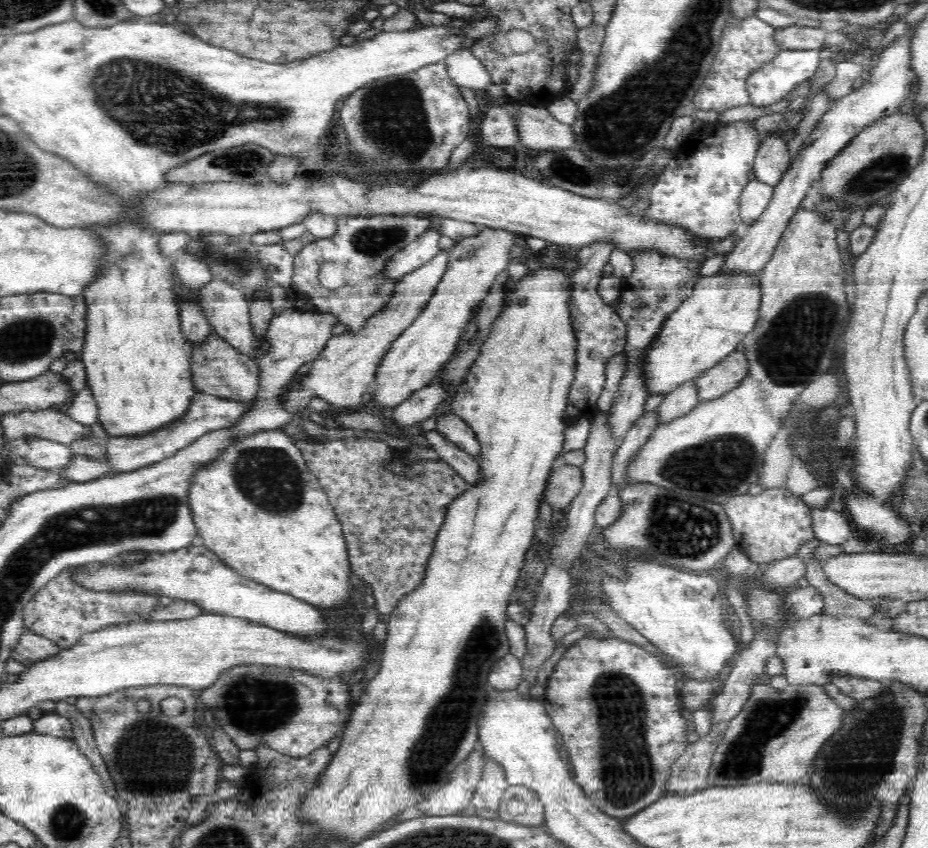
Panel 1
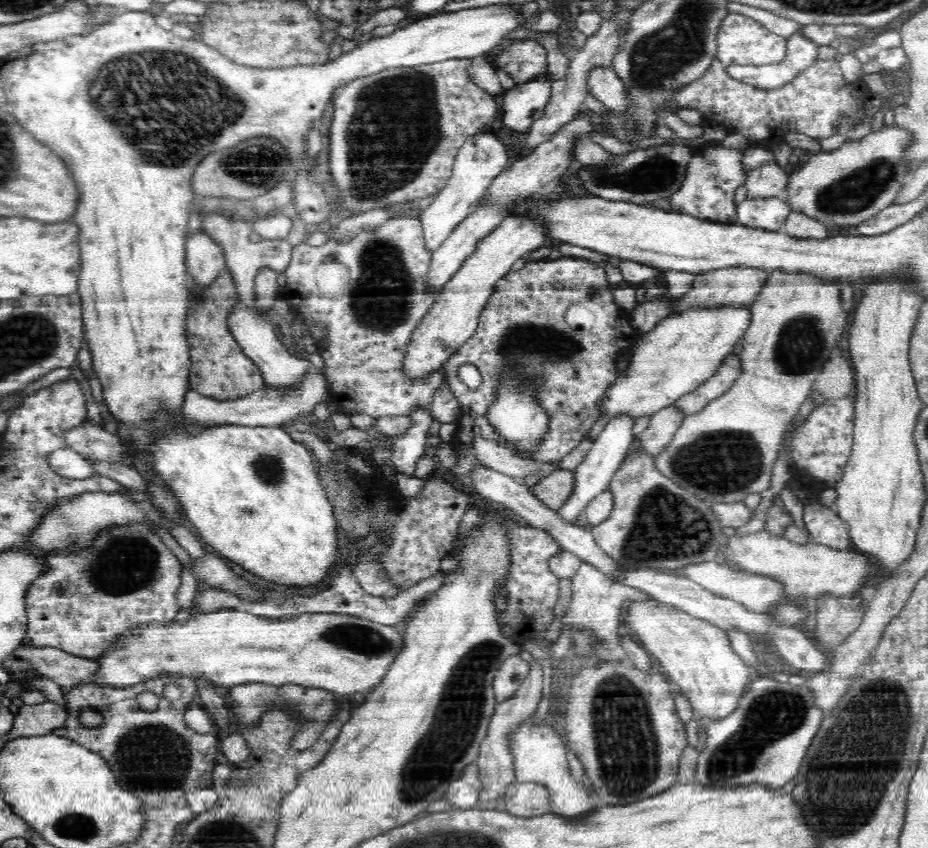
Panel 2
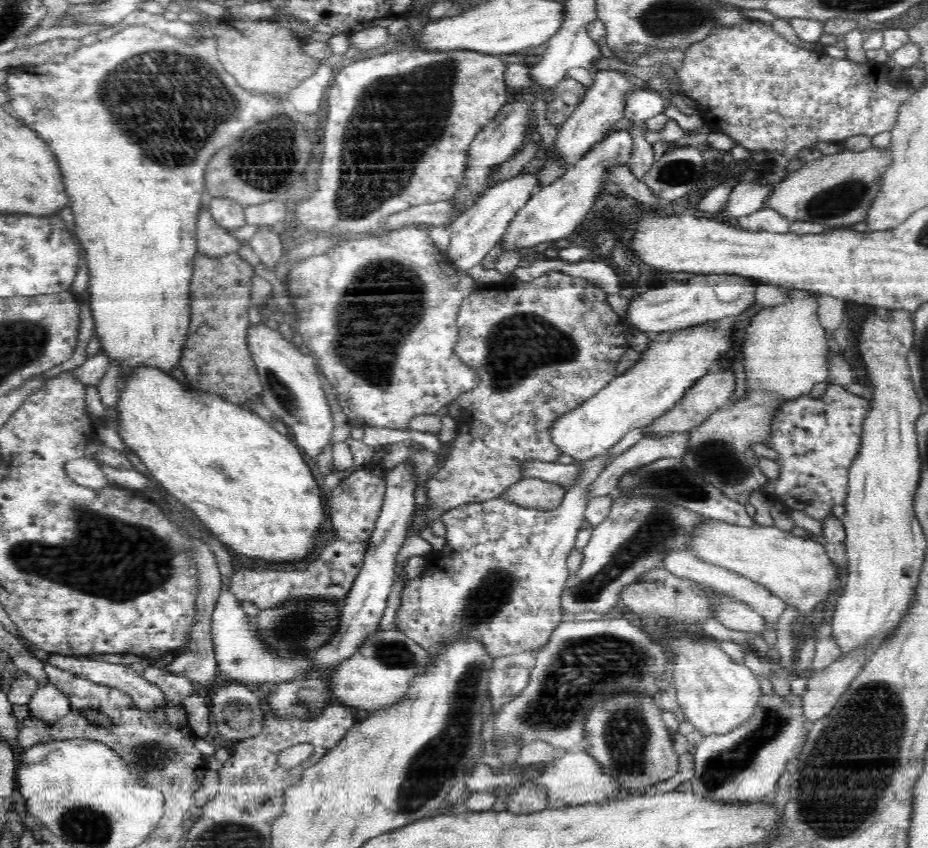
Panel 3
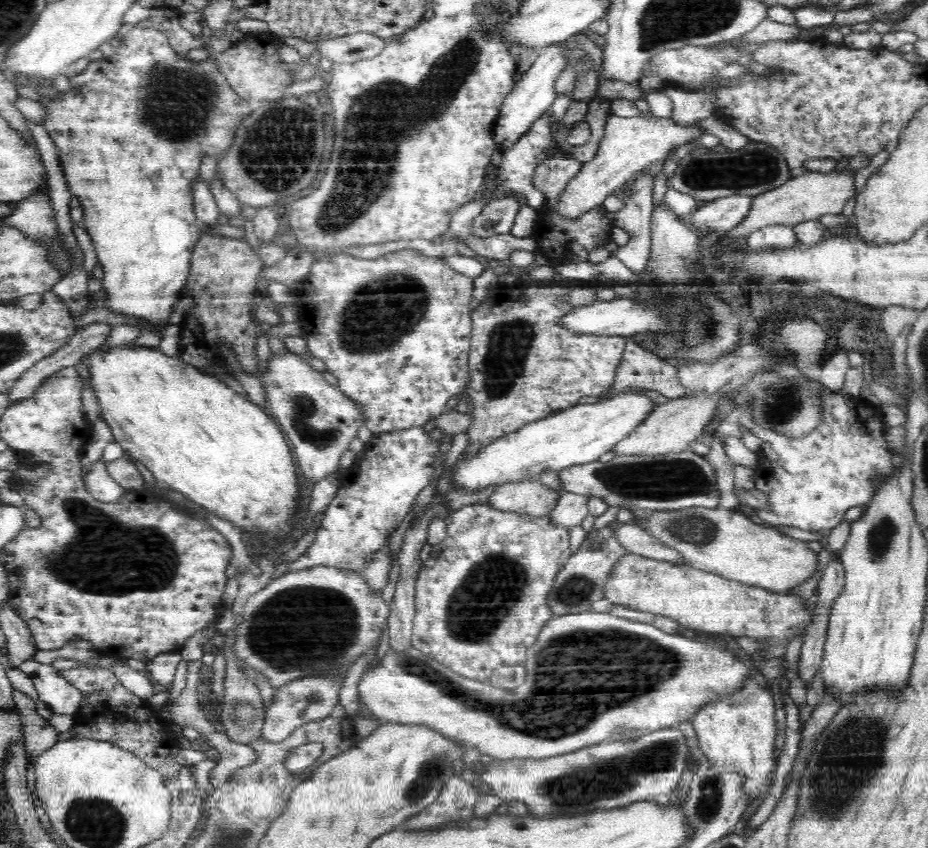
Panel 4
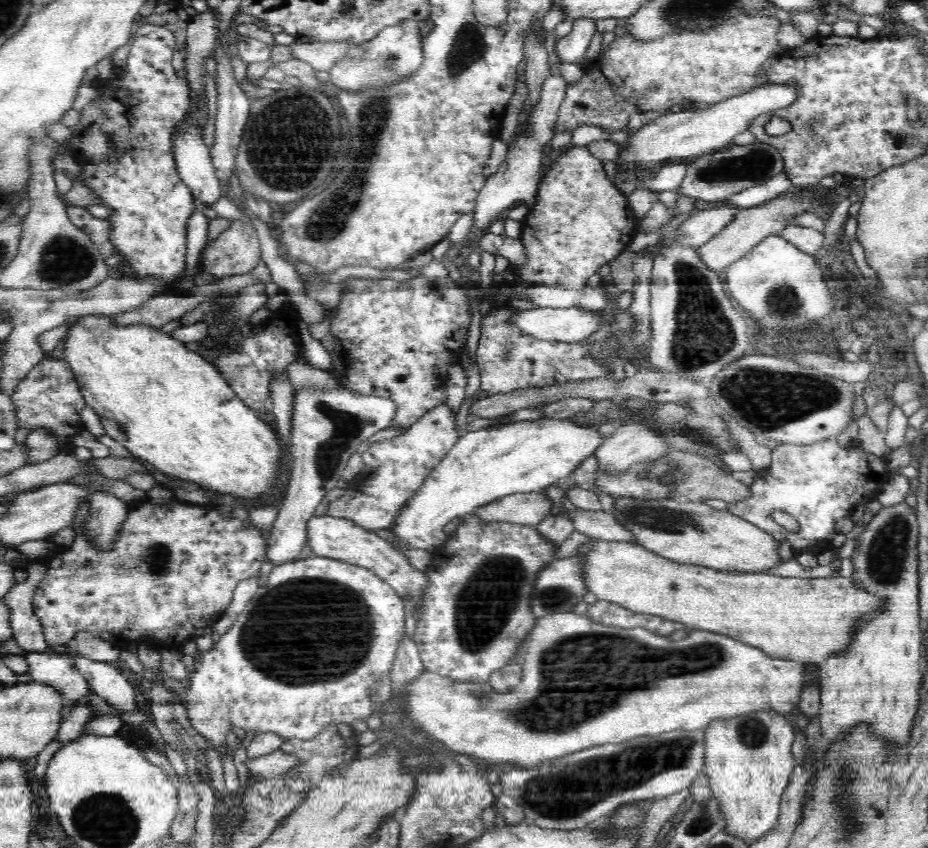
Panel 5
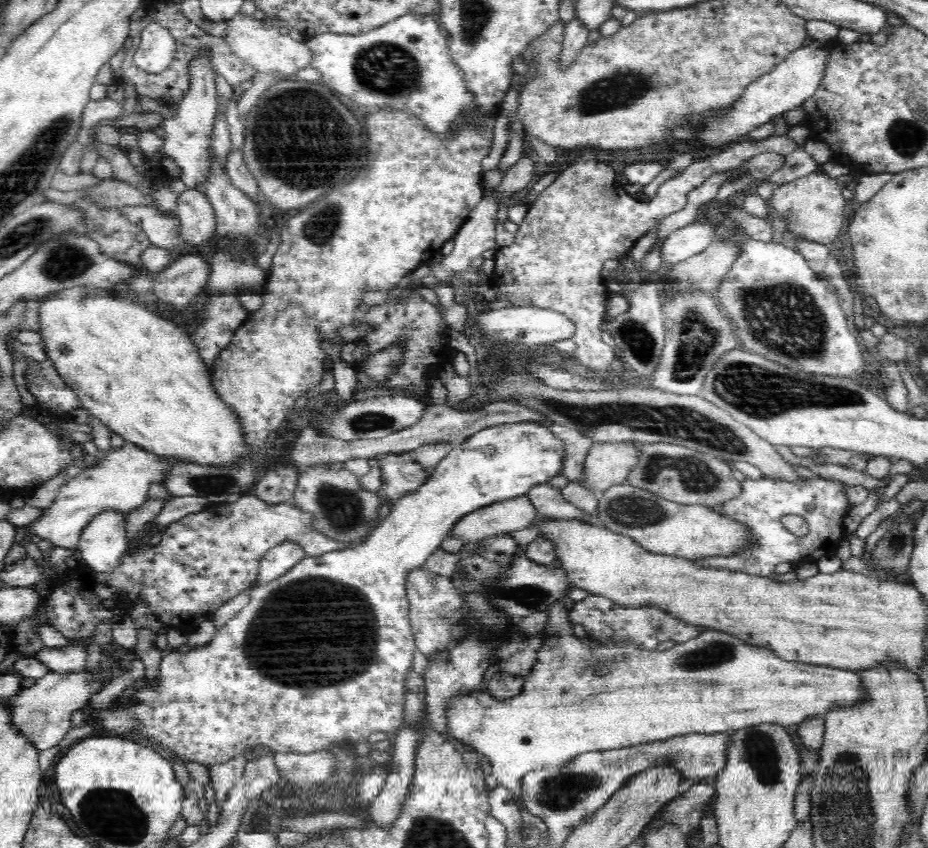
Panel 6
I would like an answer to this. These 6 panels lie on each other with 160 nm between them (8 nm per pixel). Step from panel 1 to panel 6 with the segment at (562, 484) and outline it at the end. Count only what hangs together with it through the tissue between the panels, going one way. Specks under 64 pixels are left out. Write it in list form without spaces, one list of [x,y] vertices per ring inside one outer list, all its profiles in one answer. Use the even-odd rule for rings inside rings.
[[[525,495],[489,504],[477,511],[463,516],[449,530],[464,542],[478,543],[488,536],[511,533],[514,530],[528,528],[537,516],[537,509]]]

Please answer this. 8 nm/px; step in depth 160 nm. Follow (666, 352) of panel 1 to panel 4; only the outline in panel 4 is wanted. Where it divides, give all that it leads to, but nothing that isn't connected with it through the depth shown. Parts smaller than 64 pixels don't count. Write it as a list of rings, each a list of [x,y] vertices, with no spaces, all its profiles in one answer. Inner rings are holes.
[[[616,394],[602,402],[576,404],[527,424],[522,432],[516,431],[514,436],[506,436],[506,440],[498,440],[498,444],[486,448],[478,460],[462,464],[458,480],[470,484],[470,488],[482,488],[482,484],[494,484],[494,480],[498,480],[499,487],[510,482],[538,480],[539,475],[548,470],[555,475],[562,468],[596,461],[640,426],[652,414],[652,408],[652,400],[638,394]]]

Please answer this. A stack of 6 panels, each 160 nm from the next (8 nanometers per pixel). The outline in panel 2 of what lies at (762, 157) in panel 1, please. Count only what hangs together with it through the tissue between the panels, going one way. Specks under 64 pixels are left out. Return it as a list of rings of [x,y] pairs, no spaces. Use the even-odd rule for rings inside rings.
[[[777,161],[766,162],[760,168],[749,171],[743,185],[746,187],[748,198],[780,197],[784,194],[789,176],[786,165],[781,165]]]

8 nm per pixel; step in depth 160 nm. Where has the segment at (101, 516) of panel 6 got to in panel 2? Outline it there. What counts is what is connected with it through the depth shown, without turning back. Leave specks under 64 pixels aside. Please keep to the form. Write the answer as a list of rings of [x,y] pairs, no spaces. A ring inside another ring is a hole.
[[[56,448],[48,456],[48,463],[54,472],[66,478],[84,480],[95,475],[91,460],[70,448]]]

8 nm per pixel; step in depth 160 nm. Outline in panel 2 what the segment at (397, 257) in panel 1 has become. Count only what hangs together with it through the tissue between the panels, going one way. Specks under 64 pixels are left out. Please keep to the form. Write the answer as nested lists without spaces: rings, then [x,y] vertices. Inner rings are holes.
[[[493,133],[475,135],[466,140],[458,151],[446,186],[439,196],[434,198],[434,202],[418,216],[422,223],[423,250],[427,250],[428,254],[434,252],[446,240],[454,227],[472,214],[476,204],[485,194],[488,194],[488,188],[494,177],[509,167],[509,160],[505,144]]]

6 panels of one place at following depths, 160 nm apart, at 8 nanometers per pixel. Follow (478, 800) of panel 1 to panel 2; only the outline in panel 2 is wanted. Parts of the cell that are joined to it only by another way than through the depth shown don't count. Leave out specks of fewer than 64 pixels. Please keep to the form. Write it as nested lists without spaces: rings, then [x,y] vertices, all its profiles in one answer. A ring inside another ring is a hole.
[[[534,660],[535,663],[530,663],[527,680],[520,686],[520,689],[514,692],[512,698],[496,705],[495,713],[491,716],[489,722],[487,736],[479,746],[478,758],[475,762],[480,771],[480,779],[482,779],[480,798],[491,806],[503,798],[508,785],[515,781],[514,759],[511,758],[510,750],[507,748],[507,736],[516,725],[536,712],[538,704],[540,704],[540,698],[542,698],[543,672],[540,662]]]

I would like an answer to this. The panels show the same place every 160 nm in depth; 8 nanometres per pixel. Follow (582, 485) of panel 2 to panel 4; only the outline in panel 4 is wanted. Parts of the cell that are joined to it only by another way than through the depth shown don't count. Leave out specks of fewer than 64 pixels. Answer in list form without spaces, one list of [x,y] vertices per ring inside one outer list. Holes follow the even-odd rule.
[[[469,504],[460,507],[446,518],[447,535],[441,544],[433,546],[430,557],[426,562],[422,562],[422,568],[418,572],[415,586],[415,618],[413,632],[411,633],[412,646],[426,656],[438,661],[442,666],[450,668],[457,674],[476,681],[488,681],[495,668],[502,665],[515,665],[524,662],[526,651],[537,641],[537,636],[545,624],[553,619],[553,610],[549,606],[549,592],[553,589],[560,572],[569,562],[570,556],[574,553],[569,540],[574,532],[564,525],[554,523],[549,516],[530,516],[529,513],[502,512],[501,509],[494,508],[493,505]]]

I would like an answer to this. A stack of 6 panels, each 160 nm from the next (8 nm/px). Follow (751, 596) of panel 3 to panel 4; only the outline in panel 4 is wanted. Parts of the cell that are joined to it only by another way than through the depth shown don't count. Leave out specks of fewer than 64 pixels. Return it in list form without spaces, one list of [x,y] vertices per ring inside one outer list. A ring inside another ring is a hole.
[[[611,522],[612,527],[616,529],[618,542],[629,550],[629,554],[637,554],[652,560],[662,560],[663,562],[678,563],[686,566],[686,558],[678,553],[678,550],[664,545],[654,538],[647,530],[640,526],[632,524],[615,524]]]

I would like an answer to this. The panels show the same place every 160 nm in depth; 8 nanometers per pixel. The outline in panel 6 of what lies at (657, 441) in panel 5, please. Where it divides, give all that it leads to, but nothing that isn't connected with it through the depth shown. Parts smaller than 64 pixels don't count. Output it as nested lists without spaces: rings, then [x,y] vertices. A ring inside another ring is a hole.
[[[636,441],[594,443],[583,462],[583,475],[579,483],[586,490],[597,493],[625,483],[627,474],[639,457],[634,443]]]

